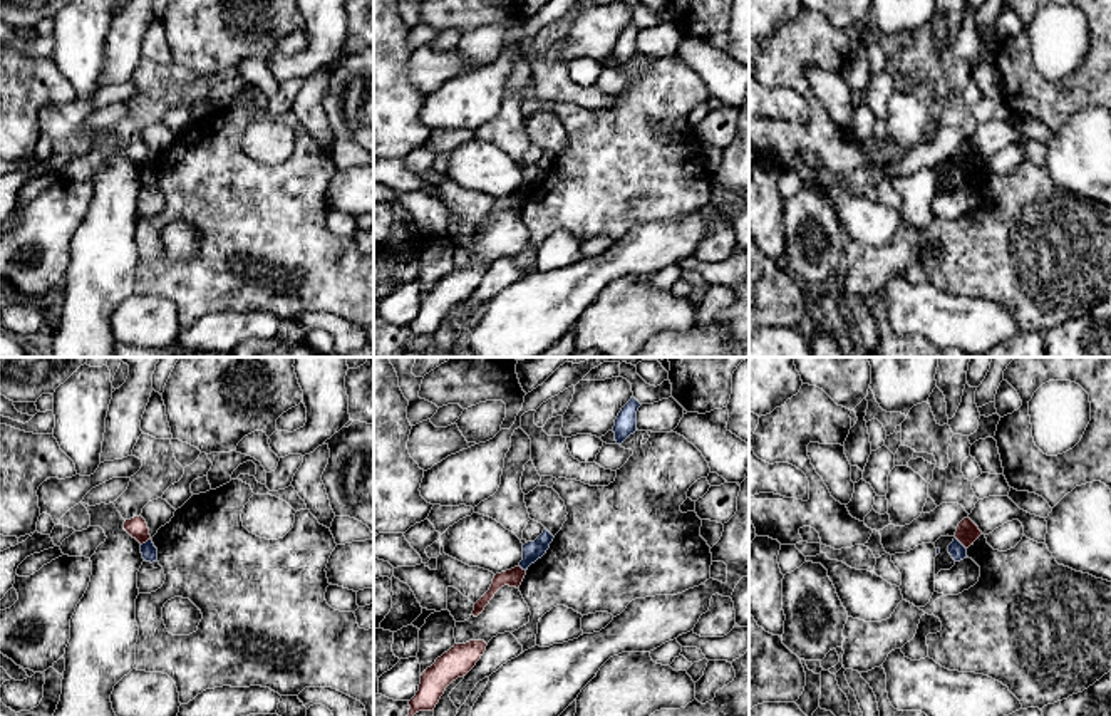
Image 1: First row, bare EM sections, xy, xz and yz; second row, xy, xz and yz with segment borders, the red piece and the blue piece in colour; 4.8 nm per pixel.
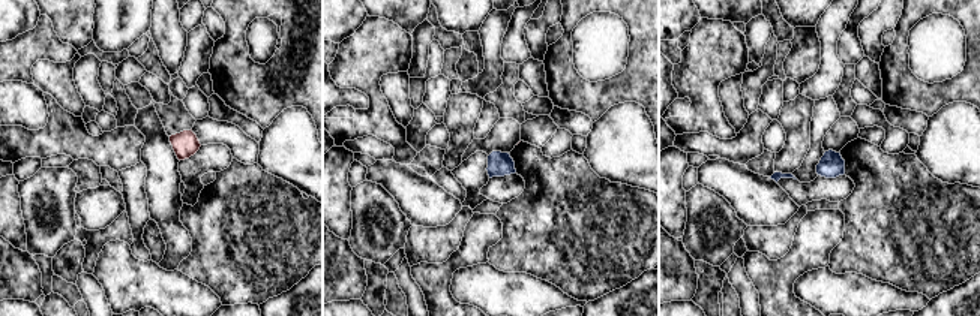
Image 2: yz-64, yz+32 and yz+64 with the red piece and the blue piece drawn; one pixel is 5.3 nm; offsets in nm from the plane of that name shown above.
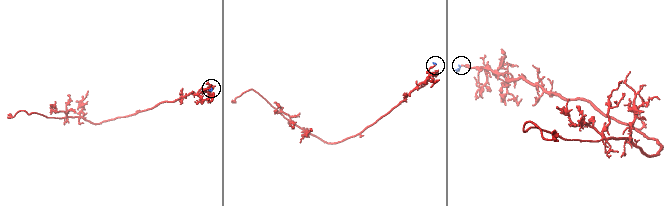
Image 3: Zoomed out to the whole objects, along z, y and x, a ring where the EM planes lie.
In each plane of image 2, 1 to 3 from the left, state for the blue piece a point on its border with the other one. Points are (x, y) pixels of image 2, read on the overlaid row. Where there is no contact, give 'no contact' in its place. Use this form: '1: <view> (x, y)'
1: no contact
2: no contact
3: no contact

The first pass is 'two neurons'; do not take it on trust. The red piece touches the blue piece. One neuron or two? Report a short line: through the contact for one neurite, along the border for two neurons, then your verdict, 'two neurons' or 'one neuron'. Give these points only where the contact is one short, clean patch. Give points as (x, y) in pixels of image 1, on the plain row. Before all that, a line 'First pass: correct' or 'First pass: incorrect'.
First pass: correct
line yz (955, 161), (966, 173); two neurons

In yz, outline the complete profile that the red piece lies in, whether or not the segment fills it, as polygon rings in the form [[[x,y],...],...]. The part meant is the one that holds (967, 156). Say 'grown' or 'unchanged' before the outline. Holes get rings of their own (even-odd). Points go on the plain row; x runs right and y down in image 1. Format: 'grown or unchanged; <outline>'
unchanged; [[[967,141],[964,143],[955,156],[955,163],[965,171],[969,173],[970,169],[974,169],[974,166],[982,159],[982,156],[979,154],[979,151]]]

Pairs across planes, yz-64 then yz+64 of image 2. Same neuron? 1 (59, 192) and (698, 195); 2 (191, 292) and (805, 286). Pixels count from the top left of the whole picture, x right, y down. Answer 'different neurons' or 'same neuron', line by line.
1: same neuron
2: same neuron

